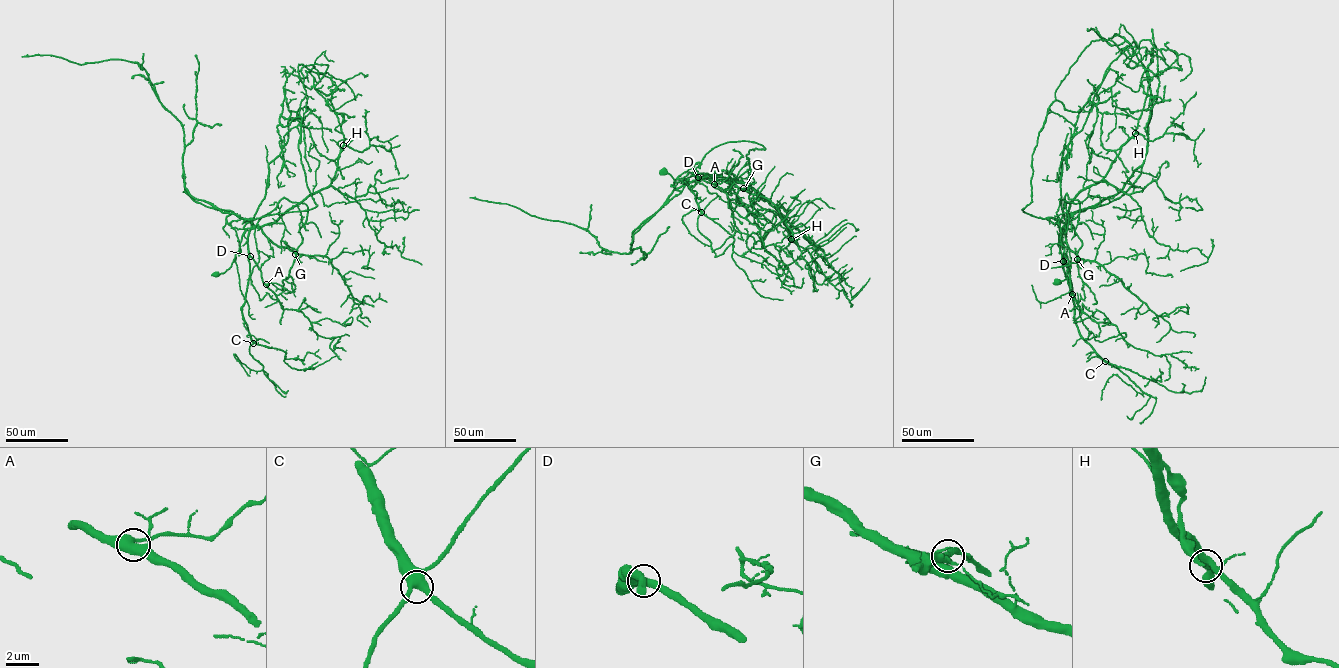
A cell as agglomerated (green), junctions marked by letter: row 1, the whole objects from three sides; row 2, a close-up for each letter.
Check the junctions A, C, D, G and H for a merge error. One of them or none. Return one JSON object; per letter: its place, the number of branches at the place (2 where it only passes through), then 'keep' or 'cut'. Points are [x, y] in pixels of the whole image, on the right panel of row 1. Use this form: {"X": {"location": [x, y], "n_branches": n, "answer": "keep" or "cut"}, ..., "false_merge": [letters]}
{"A": {"location": [1072, 294], "n_branches": 3, "answer": "keep"}, "C": {"location": [1105, 361], "n_branches": 3, "answer": "keep"}, "D": {"location": [1063, 261], "n_branches": 3, "answer": "keep"}, "G": {"location": [1077, 259], "n_branches": 3, "answer": "cut"}, "H": {"location": [1135, 133], "n_branches": 3, "answer": "keep"}, "false_merge": ["G"]}

